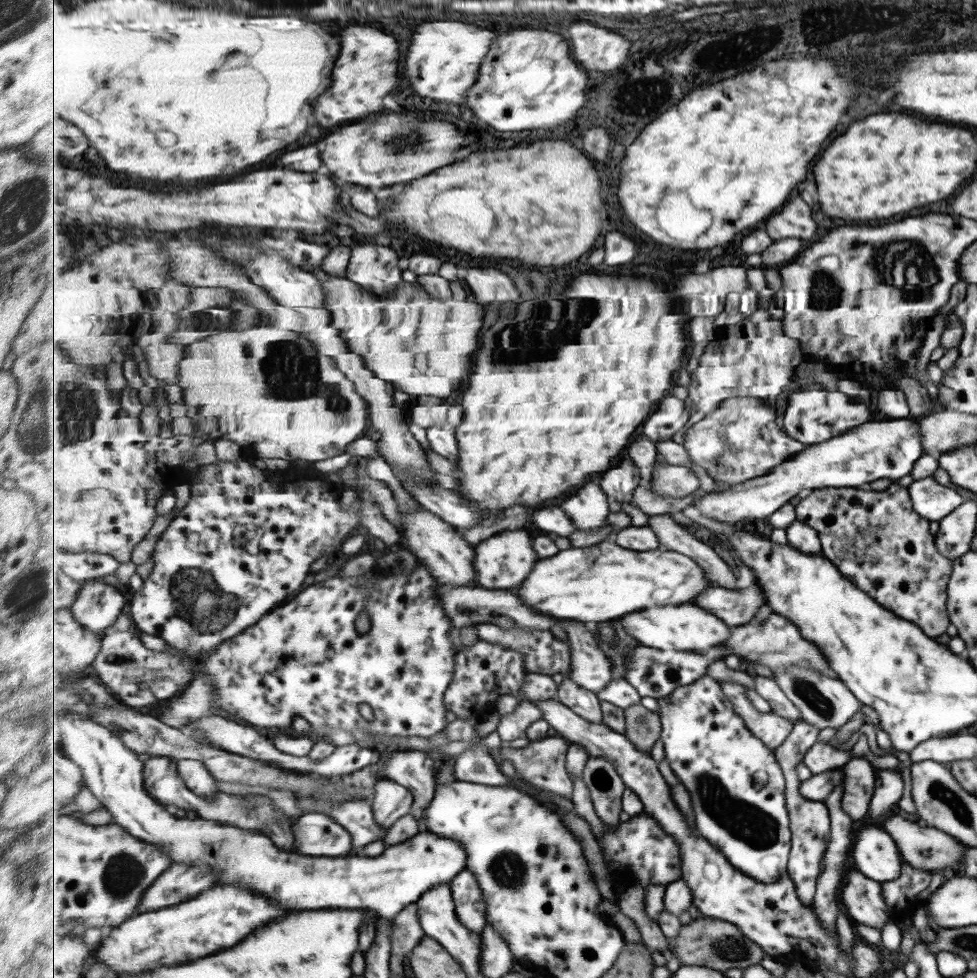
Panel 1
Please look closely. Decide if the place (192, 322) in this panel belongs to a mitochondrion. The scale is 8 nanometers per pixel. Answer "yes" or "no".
yes

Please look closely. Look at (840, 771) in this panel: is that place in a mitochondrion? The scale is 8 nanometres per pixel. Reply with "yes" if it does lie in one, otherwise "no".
no

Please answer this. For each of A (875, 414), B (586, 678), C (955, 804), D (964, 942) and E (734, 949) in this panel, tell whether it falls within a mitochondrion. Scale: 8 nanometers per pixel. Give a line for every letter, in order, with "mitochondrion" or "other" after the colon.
A: other
B: other
C: mitochondrion
D: mitochondrion
E: mitochondrion

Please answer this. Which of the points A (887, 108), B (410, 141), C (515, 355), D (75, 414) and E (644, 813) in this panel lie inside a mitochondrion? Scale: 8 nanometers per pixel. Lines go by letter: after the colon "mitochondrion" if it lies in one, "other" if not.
A: other
B: mitochondrion
C: mitochondrion
D: mitochondrion
E: other

